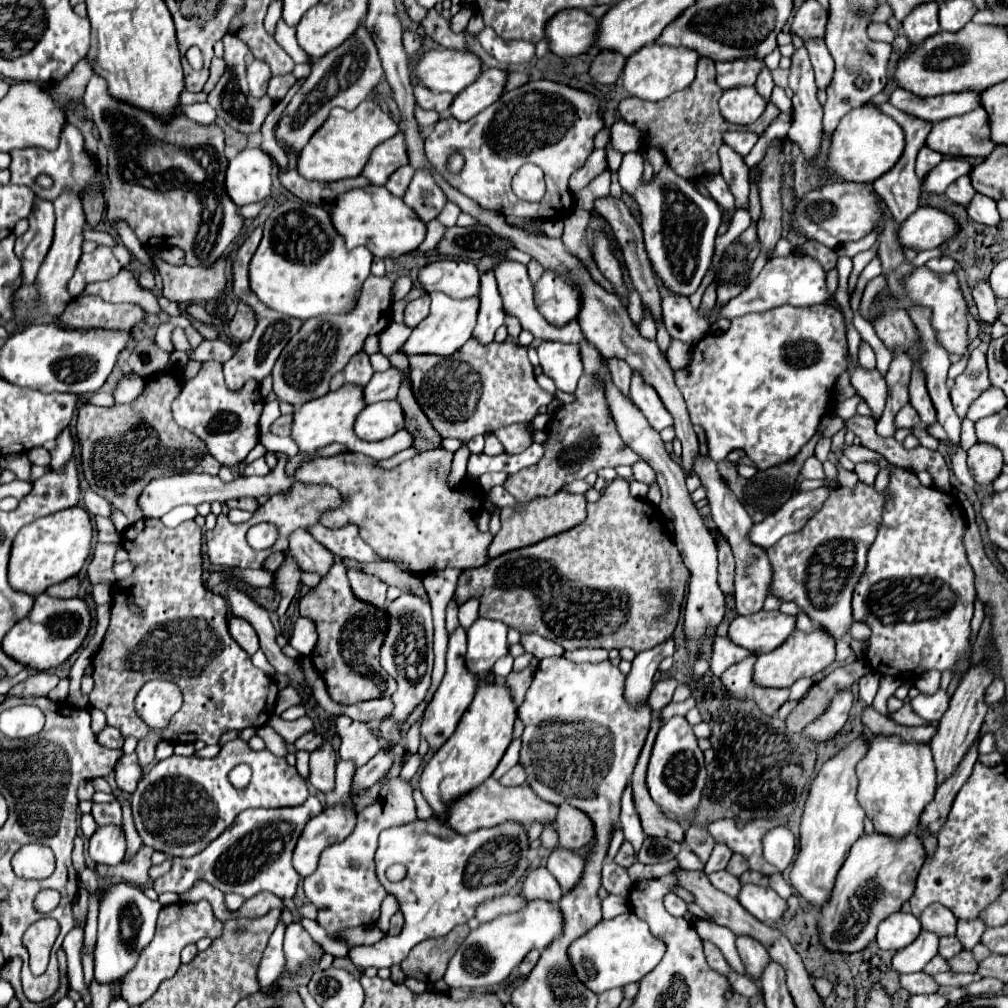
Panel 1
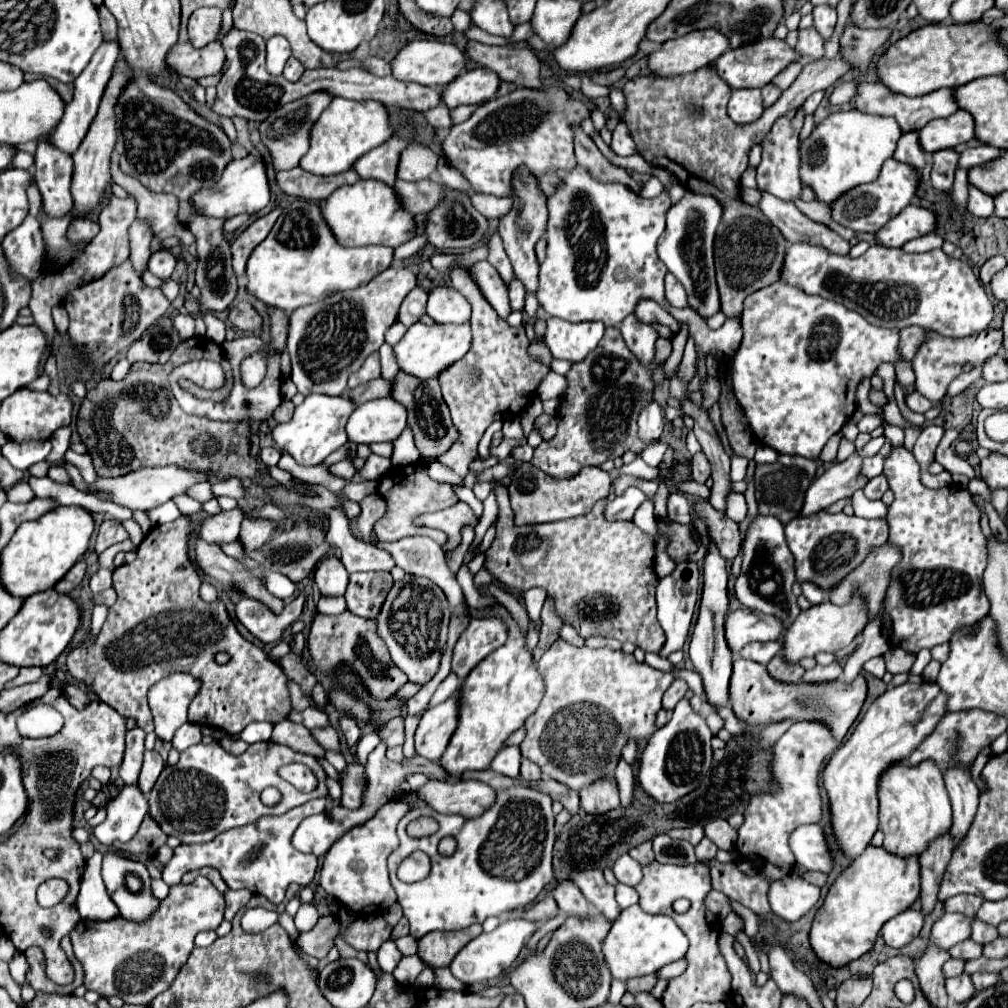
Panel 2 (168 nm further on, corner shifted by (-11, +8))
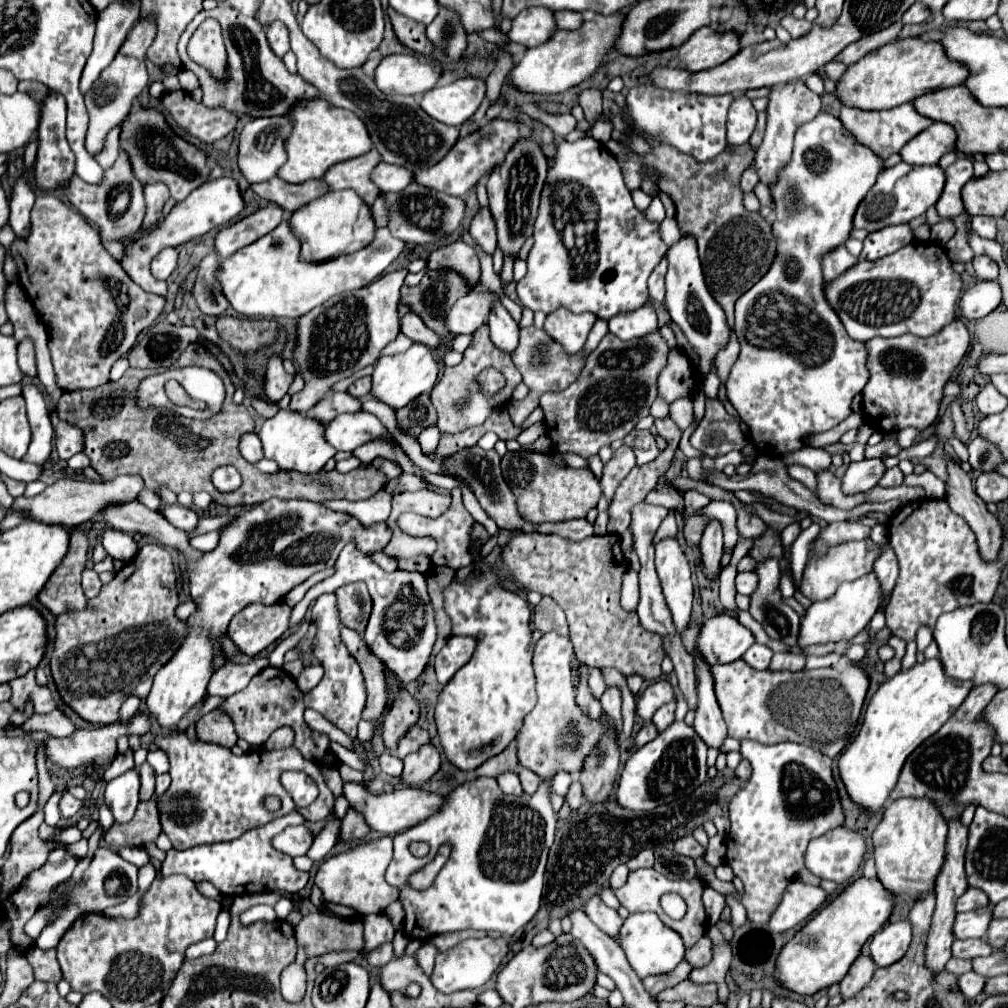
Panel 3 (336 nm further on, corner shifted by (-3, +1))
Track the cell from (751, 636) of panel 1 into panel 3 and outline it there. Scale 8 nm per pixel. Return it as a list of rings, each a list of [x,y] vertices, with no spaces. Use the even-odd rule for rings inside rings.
[[[729,614],[709,618],[695,640],[695,648],[709,666],[729,664],[739,660],[755,642],[753,634]]]

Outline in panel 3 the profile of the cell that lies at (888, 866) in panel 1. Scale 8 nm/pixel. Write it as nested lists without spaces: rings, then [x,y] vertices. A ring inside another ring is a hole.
[[[859,878],[855,882],[851,882],[845,892],[841,892],[835,900],[831,900],[821,912],[817,912],[813,916],[813,920],[809,920],[779,952],[779,960],[775,962],[775,980],[801,996],[813,996],[815,992],[819,992],[821,988],[829,988],[835,982],[841,982],[841,978],[847,974],[849,966],[855,962],[855,958],[861,954],[863,944],[887,922],[889,914],[891,914],[891,906],[893,906],[895,898],[891,896],[891,892],[887,892],[883,888],[883,884],[875,878]]]

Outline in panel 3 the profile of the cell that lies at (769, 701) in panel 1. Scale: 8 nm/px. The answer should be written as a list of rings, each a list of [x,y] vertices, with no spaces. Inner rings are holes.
[[[775,652],[769,670],[803,670],[805,668],[805,654],[801,652]]]

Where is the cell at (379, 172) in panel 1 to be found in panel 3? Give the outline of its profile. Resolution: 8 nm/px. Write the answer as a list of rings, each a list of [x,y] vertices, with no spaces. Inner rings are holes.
[[[369,150],[367,154],[351,158],[349,162],[337,162],[323,174],[321,180],[325,180],[331,190],[353,188],[359,194],[359,198],[371,206],[379,196],[379,188],[369,180],[369,174],[379,164],[379,160],[379,152]]]

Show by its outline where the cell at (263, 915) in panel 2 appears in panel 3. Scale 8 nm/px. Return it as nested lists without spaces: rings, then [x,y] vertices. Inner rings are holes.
[[[253,906],[253,908],[249,908],[247,912],[241,914],[243,924],[251,924],[251,922],[257,922],[257,920],[267,920],[267,922],[277,920],[273,906]]]

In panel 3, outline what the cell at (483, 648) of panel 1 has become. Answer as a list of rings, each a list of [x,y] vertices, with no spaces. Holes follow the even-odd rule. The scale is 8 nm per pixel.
[[[471,636],[447,638],[447,644],[435,656],[435,672],[441,684],[447,684],[453,678],[453,674],[471,660],[475,646],[477,646],[477,640]]]

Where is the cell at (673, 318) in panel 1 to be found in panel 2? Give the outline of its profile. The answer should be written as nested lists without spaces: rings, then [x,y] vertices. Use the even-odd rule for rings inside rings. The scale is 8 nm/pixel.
[[[667,273],[667,277],[665,277],[665,297],[677,309],[689,307],[687,305],[687,291],[683,289],[683,285],[679,285],[679,281],[675,281],[675,277],[671,273]]]

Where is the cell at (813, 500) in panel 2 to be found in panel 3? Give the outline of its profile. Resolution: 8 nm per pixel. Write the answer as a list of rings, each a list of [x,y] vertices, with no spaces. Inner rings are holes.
[[[871,458],[871,460],[861,460],[861,462],[851,462],[845,476],[843,476],[843,490],[847,494],[855,492],[867,492],[877,482],[881,480],[885,472],[885,464],[881,458]]]

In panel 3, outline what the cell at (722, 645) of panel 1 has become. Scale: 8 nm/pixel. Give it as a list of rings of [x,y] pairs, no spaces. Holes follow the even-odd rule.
[[[755,642],[755,644],[743,654],[743,660],[745,660],[751,668],[755,668],[755,670],[765,670],[765,668],[769,666],[769,662],[771,662],[771,656],[773,656],[773,650],[771,650],[771,648]]]

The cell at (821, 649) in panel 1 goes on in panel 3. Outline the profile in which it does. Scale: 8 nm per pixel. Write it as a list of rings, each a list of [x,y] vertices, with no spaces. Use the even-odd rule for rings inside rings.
[[[869,572],[867,576],[861,576],[859,580],[843,582],[831,598],[821,600],[821,602],[813,602],[807,608],[807,614],[801,620],[799,648],[811,646],[811,644],[821,644],[821,642],[851,640],[871,622],[879,604],[881,604],[881,590],[879,590],[879,580],[873,572]]]

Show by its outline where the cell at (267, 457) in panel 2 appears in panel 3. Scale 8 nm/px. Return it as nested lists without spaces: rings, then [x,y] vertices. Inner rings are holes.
[[[249,432],[249,434],[243,434],[241,436],[241,442],[239,442],[239,450],[241,450],[241,456],[255,464],[263,458],[263,448],[261,448],[261,440],[255,432]]]

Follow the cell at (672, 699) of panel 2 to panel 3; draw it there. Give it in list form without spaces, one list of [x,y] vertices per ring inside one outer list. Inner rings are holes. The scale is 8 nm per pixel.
[[[675,702],[661,706],[651,718],[651,722],[657,726],[657,732],[663,732],[663,728],[667,728],[667,724],[673,724],[673,720],[675,720]]]

